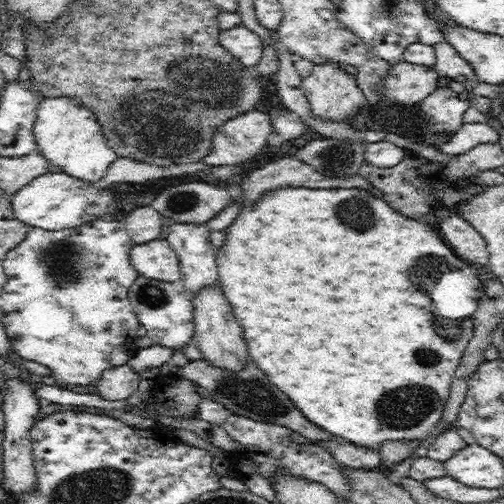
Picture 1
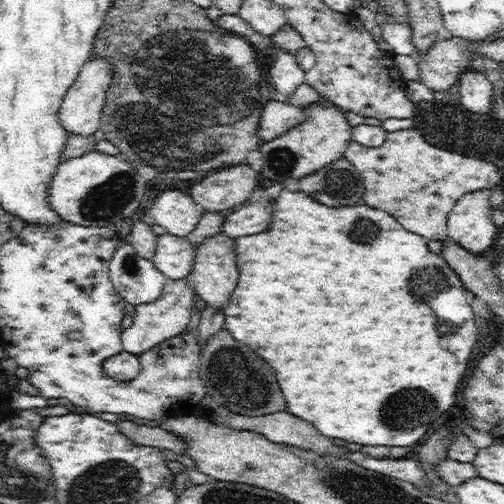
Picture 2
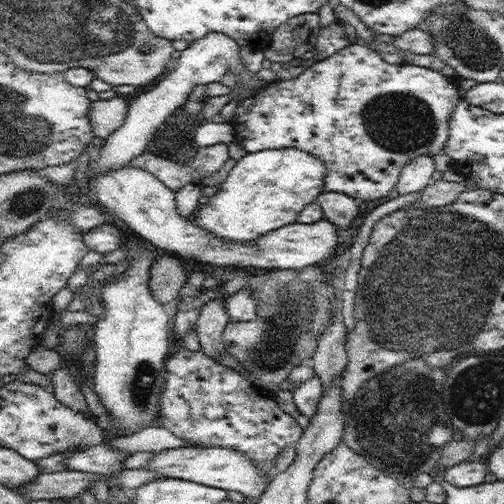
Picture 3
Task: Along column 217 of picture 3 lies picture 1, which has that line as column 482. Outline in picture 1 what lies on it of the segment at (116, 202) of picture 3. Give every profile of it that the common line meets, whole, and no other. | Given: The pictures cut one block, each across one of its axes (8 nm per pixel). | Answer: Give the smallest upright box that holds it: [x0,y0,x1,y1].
[440,212,490,266]

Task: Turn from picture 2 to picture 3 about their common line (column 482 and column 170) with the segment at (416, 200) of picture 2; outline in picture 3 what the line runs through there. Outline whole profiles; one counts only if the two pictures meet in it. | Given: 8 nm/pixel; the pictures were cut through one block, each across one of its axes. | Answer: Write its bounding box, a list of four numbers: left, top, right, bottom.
[129,144,229,192]

